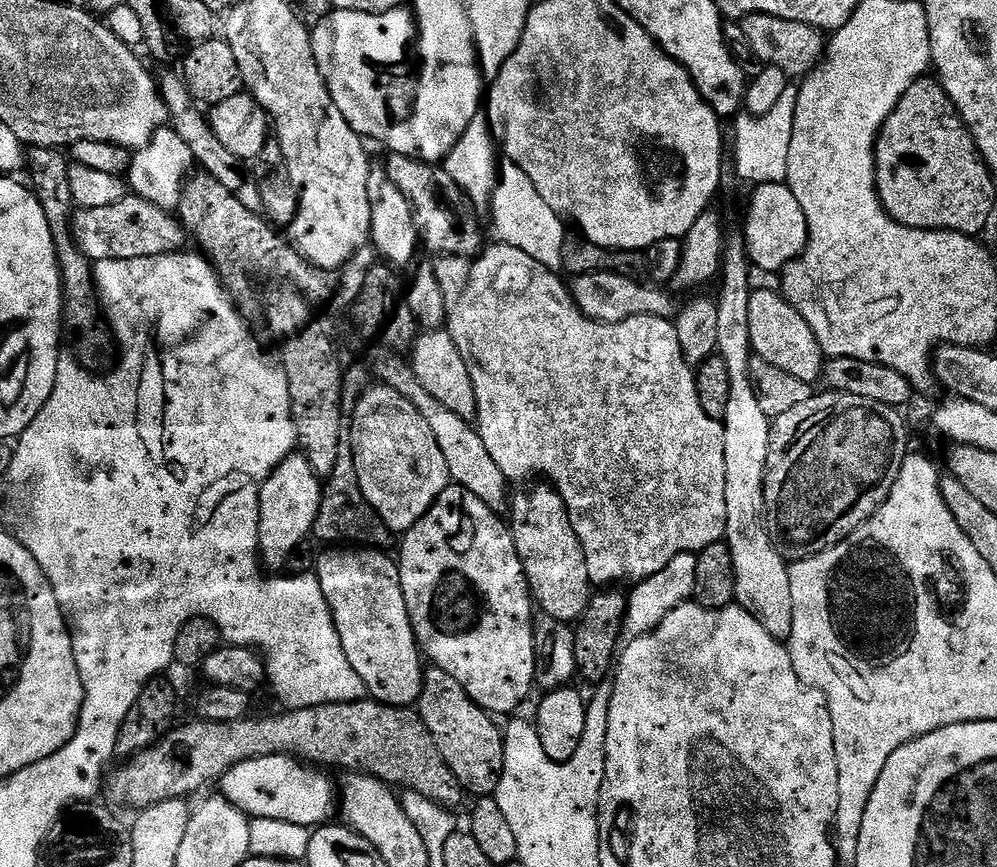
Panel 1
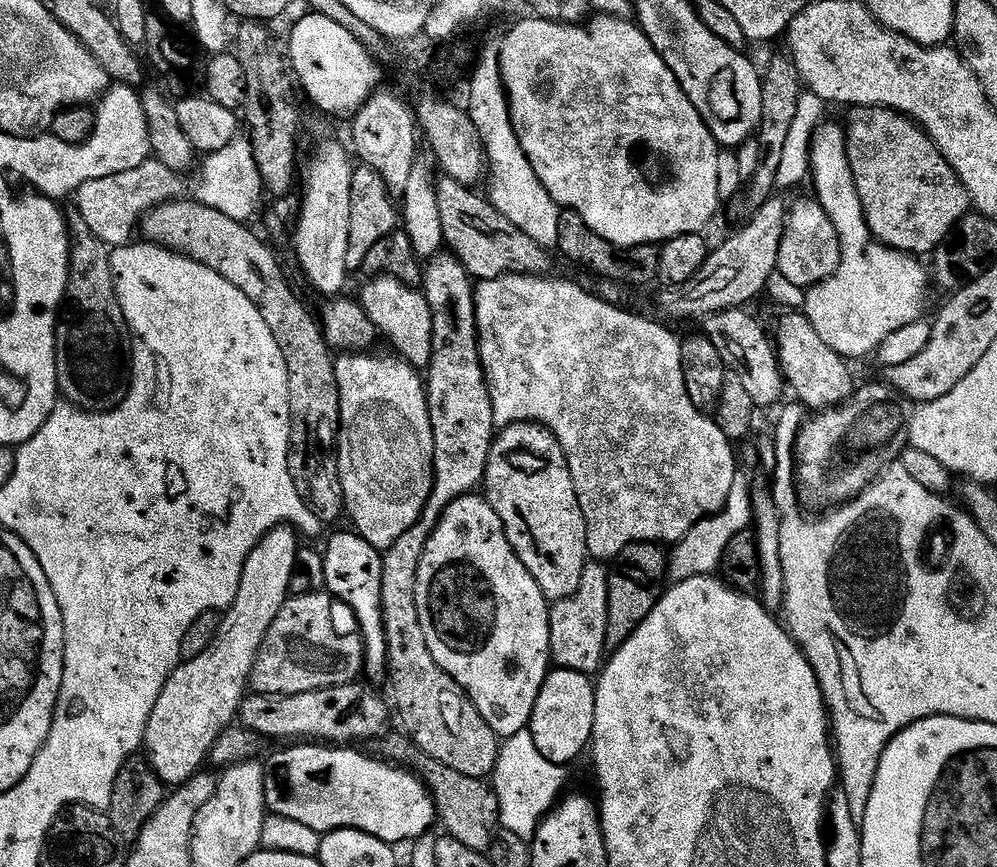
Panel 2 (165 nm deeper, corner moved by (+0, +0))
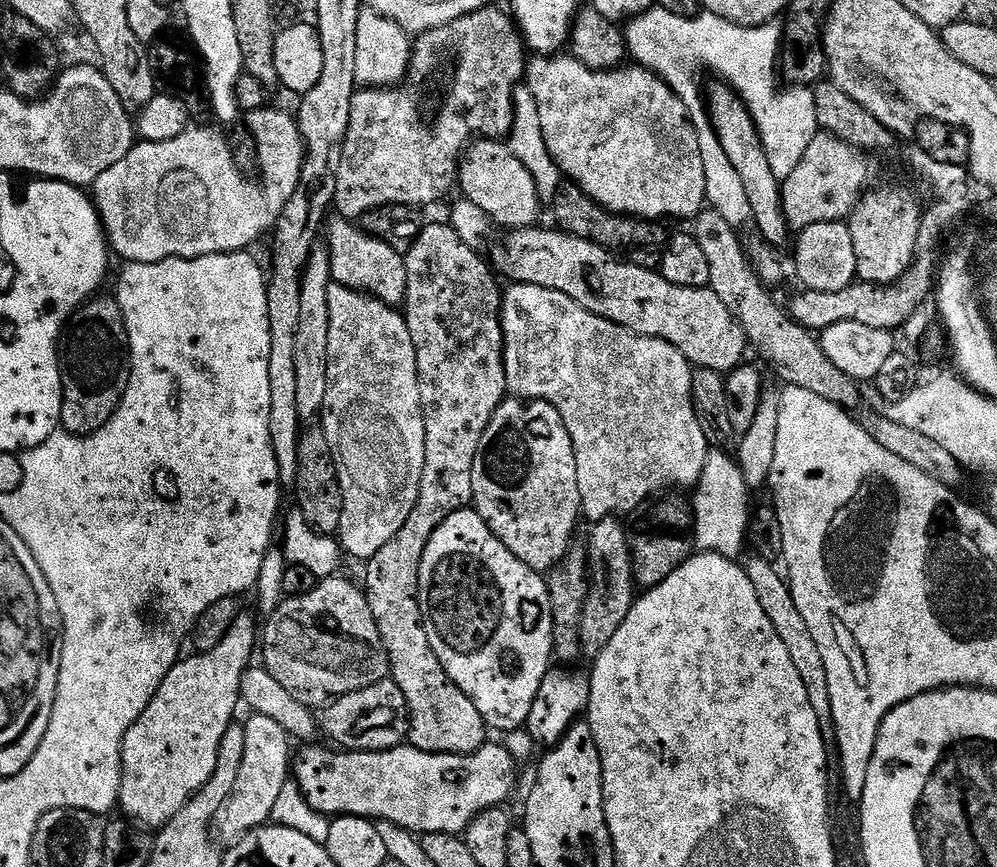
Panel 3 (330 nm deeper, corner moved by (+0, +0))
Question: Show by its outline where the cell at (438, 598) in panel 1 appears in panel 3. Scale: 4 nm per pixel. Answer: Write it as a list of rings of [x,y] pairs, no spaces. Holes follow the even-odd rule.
[[[466,507],[450,514],[434,530],[422,554],[418,586],[426,638],[430,638],[430,646],[454,686],[478,706],[478,714],[489,729],[497,728],[501,734],[523,729],[530,718],[530,706],[534,706],[534,694],[538,694],[538,686],[542,686],[542,678],[546,678],[554,660],[547,579],[523,564],[493,534],[488,521]]]

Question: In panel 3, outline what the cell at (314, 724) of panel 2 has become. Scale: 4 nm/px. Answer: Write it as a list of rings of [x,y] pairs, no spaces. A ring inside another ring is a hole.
[[[391,678],[339,696],[323,712],[322,732],[333,740],[329,740],[333,745],[349,752],[388,752],[401,747],[408,739],[408,703]]]

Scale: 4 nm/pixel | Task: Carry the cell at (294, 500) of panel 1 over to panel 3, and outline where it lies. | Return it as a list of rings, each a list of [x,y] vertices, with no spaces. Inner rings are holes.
[[[241,614],[234,622],[234,626],[230,626],[230,630],[226,634],[226,638],[222,638],[222,642],[218,642],[218,646],[214,646],[214,650],[192,654],[189,660],[181,659],[166,674],[166,678],[162,682],[162,686],[156,691],[156,697],[150,702],[150,706],[146,706],[137,716],[140,716],[134,722],[128,724],[128,733],[124,736],[124,753],[122,754],[122,766],[124,771],[120,773],[120,803],[119,807],[124,808],[123,815],[131,818],[133,821],[139,822],[144,826],[152,826],[148,824],[156,824],[155,826],[163,826],[168,823],[170,818],[174,818],[174,814],[178,814],[178,810],[182,810],[191,802],[193,796],[203,793],[204,787],[208,785],[208,779],[214,774],[216,763],[218,762],[218,746],[222,746],[222,734],[226,734],[228,728],[233,727],[234,720],[232,715],[236,712],[236,707],[241,707],[242,678],[244,673],[248,671],[253,663],[252,651],[258,648],[258,624],[256,628],[256,620],[248,614]]]

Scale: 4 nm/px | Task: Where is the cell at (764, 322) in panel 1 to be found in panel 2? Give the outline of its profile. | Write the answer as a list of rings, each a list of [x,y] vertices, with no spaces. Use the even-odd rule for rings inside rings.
[[[788,310],[783,315],[776,332],[774,328],[774,347],[787,387],[791,391],[792,388],[796,391],[795,399],[808,410],[836,408],[849,400],[854,391],[852,372],[848,369],[849,361],[834,350],[830,350],[826,342],[822,342],[818,330],[810,326],[803,311]]]

